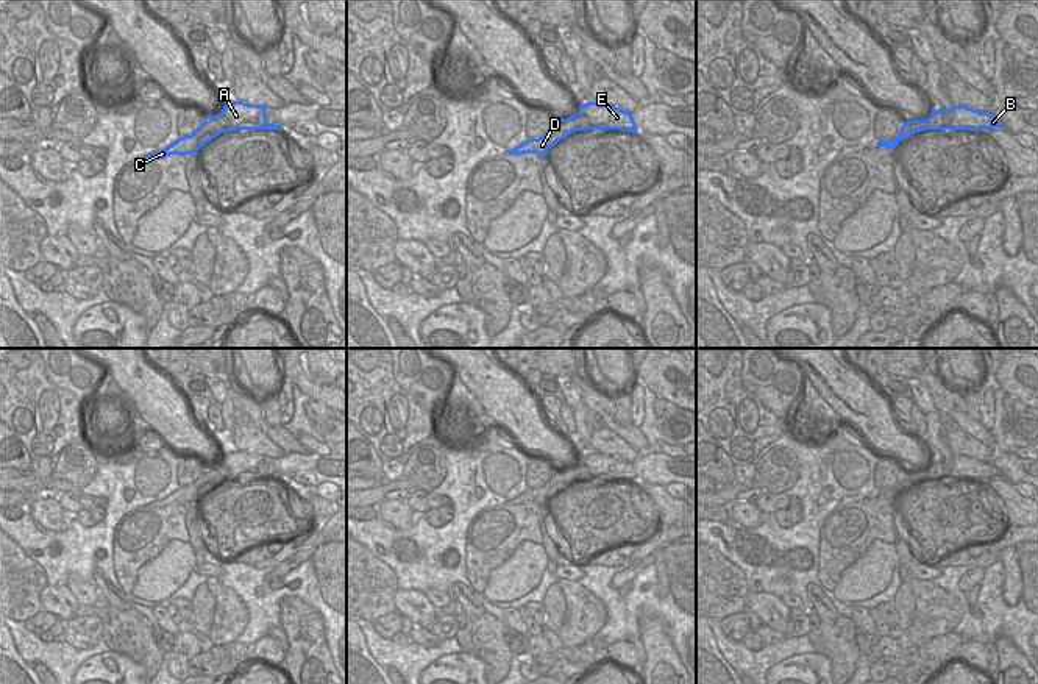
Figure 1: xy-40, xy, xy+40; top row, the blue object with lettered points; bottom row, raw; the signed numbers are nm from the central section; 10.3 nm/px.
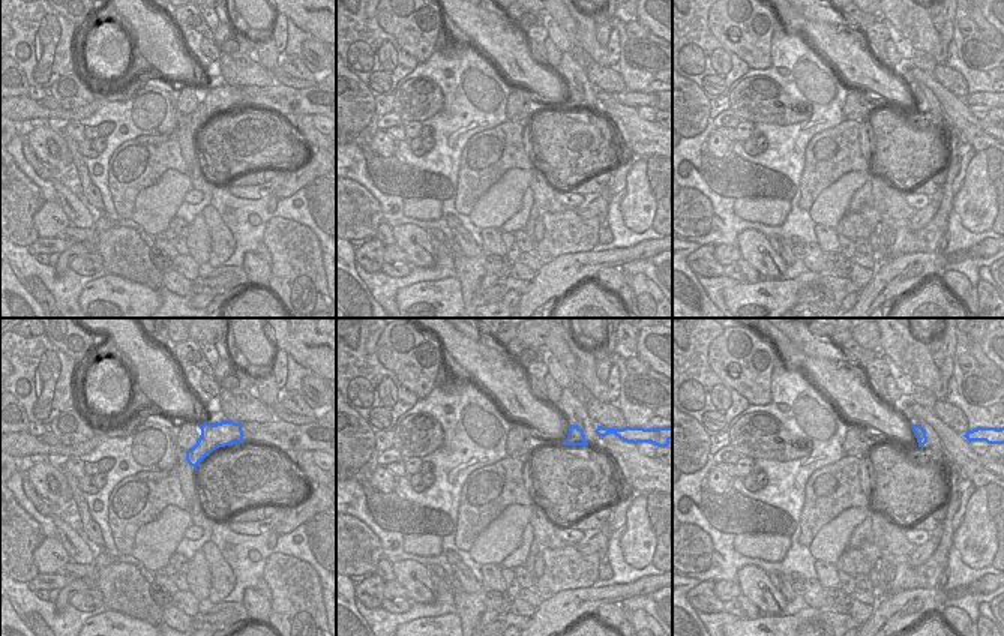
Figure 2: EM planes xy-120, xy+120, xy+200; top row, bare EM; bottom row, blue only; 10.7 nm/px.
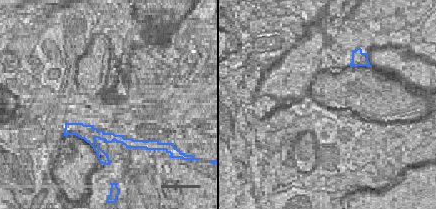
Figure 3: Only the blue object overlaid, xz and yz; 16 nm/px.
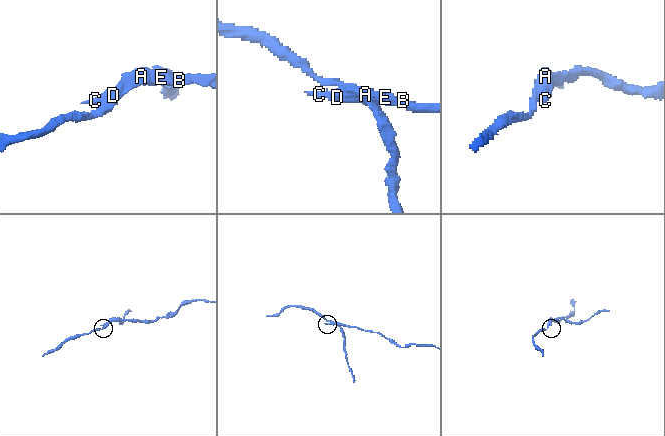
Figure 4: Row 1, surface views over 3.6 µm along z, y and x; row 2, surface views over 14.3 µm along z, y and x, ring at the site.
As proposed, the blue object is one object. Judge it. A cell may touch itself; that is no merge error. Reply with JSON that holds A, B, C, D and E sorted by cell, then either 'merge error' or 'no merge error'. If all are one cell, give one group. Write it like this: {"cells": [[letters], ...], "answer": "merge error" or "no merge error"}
{"cells": [["A", "B", "E"], ["C", "D"]], "answer": "merge error"}

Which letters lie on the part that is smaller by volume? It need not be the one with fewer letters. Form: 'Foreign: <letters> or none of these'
Foreign: C, D

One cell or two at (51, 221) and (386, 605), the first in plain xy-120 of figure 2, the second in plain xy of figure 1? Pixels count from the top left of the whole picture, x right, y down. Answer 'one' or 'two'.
two

